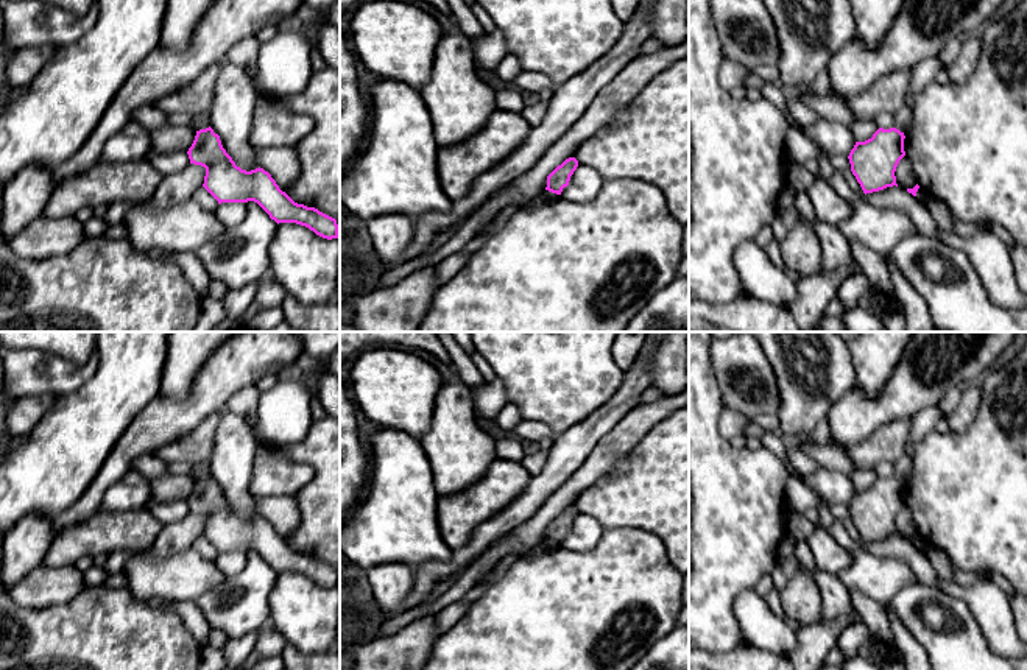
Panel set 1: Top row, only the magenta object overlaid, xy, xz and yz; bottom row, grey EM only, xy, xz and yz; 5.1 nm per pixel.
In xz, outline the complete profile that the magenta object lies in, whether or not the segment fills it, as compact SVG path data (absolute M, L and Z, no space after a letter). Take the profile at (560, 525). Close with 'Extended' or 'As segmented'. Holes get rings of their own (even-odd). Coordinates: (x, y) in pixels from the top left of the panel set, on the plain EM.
M575 506L566 508L547 525L545 539L561 544L563 538L569 534L570 525L577 519L577 516L578 510Z. As segmented

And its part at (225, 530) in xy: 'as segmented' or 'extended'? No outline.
as segmented

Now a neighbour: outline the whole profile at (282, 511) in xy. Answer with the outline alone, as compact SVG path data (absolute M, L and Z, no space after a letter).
M273 495L257 499L257 514L268 520L282 541L299 527L301 511L291 495Z

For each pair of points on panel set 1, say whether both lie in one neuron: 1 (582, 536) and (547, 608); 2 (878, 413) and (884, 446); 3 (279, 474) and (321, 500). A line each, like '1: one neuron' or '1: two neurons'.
1: two neurons
2: two neurons
3: two neurons

